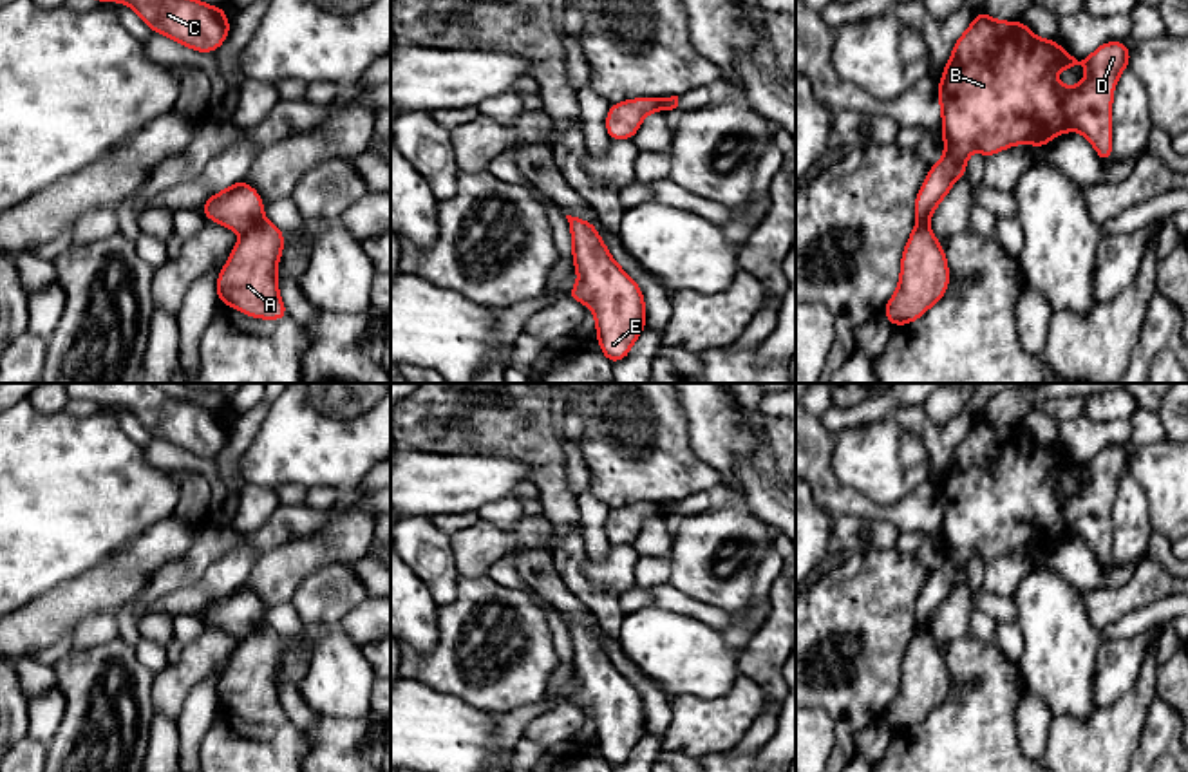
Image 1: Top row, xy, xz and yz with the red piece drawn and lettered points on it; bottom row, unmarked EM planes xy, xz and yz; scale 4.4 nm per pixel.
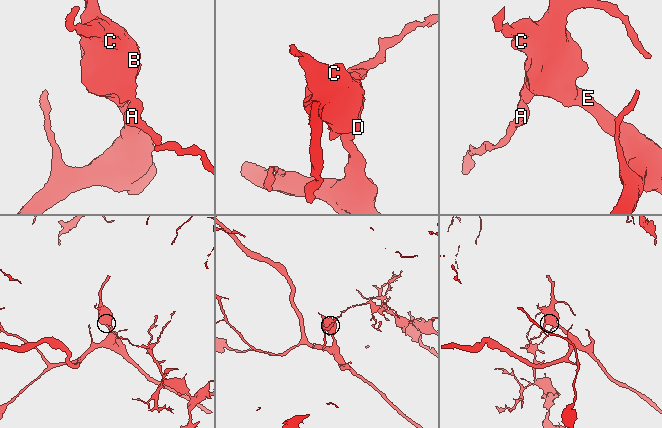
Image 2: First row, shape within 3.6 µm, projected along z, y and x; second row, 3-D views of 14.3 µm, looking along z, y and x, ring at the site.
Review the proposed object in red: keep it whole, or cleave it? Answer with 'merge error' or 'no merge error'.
merge error

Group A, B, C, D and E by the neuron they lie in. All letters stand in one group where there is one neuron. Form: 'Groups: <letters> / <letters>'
Groups: A / B C D E

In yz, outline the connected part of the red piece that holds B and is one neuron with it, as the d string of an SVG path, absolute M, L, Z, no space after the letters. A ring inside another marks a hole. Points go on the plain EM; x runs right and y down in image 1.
M982 414L953 450L953 459L938 488L942 515L944 562L933 570L915 604L917 627L928 627L951 589L966 582L966 566L976 553L985 564L1018 548L1043 553L1052 542L1078 535L1108 570L1112 562L1112 501L1130 456L1123 447L1105 447L1089 463L1078 465L1056 445L1042 445L1016 427L998 427ZM1089 472L1089 481L1076 492L1063 492L1052 477Z

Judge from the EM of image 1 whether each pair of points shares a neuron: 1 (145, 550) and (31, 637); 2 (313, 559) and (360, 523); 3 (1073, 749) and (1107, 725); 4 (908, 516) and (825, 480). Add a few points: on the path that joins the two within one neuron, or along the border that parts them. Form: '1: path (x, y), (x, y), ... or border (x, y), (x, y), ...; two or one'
1: path (116, 579), (103, 590), (80, 597), (60, 611); one
2: path (324, 548), (349, 534); one
3: path (1082, 749), (1098, 734); one
4: path (888, 512), (876, 512), (845, 499); one

